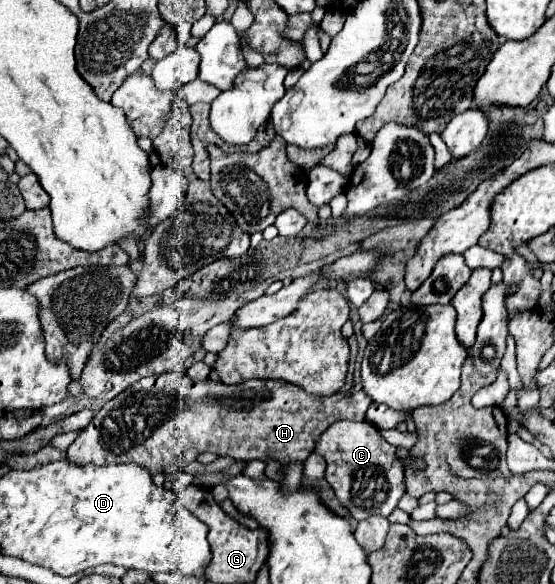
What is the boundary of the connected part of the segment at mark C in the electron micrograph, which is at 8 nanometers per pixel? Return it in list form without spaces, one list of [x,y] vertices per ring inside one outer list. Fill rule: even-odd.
[[[340,420],[334,422],[320,438],[316,452],[328,462],[326,482],[334,488],[338,500],[350,510],[352,518],[364,520],[372,514],[390,516],[398,500],[406,492],[404,486],[404,464],[396,456],[396,448],[390,446],[376,426],[368,422]]]

